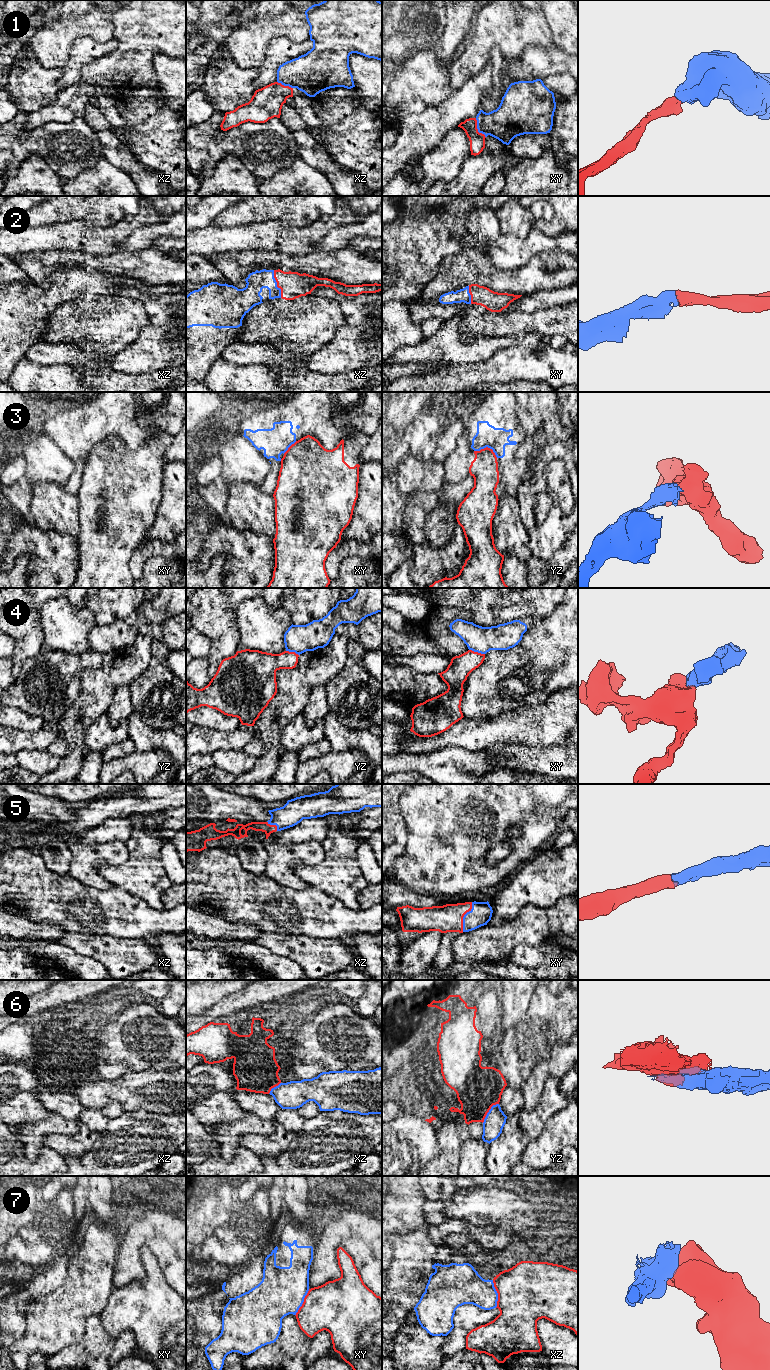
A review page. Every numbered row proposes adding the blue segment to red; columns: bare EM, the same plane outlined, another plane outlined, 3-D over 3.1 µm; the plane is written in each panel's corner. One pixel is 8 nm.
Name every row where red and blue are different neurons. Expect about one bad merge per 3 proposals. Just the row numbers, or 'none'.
3, 4, 6, 7

